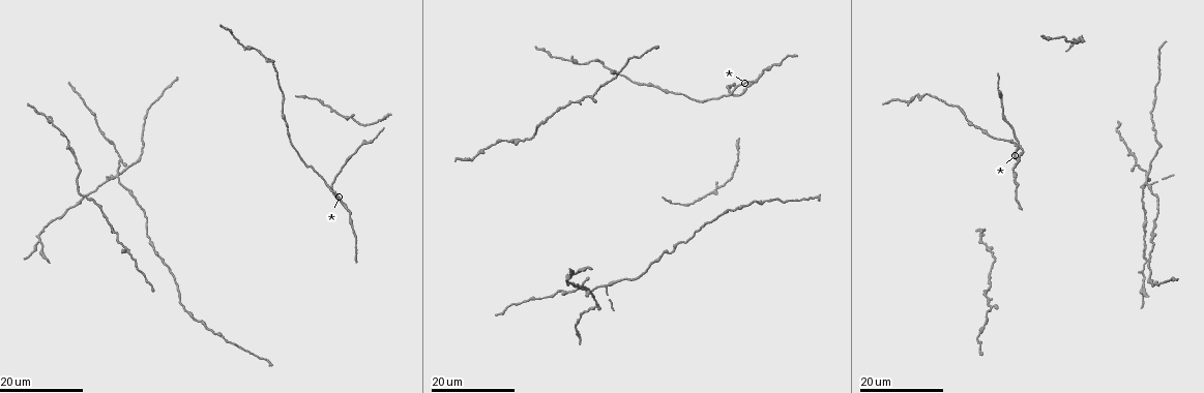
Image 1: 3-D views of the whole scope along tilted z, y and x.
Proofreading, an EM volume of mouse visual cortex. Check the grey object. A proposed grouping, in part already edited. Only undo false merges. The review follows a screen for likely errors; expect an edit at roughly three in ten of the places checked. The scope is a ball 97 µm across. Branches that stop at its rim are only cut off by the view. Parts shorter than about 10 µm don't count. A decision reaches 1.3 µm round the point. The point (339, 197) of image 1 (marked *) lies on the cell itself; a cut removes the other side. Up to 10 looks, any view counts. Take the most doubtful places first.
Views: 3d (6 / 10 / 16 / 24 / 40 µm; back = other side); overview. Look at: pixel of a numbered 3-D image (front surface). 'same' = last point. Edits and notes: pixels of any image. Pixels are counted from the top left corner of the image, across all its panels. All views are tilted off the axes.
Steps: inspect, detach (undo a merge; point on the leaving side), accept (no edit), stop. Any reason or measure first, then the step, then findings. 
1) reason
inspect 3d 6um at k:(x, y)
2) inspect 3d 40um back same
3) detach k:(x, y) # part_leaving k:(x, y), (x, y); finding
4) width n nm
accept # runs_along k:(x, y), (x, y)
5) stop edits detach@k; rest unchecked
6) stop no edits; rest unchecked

looks like a crossing
inspect 3d 24um at 1:(589, 292)

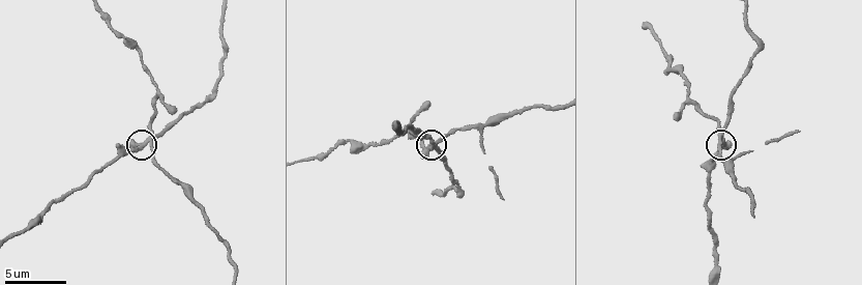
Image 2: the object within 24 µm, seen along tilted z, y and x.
zoom in
inspect 3d 10um at 2:(144, 142)

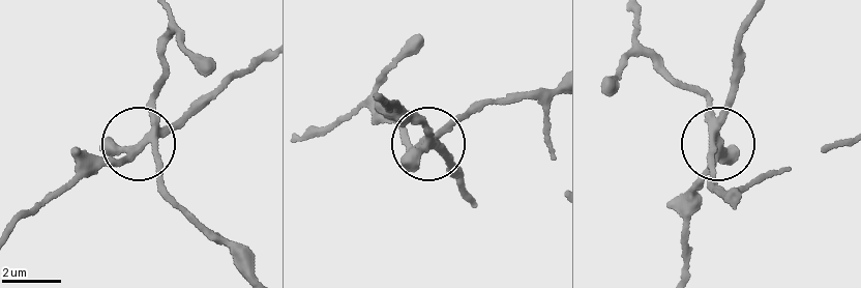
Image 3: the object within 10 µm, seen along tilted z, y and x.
width 290 nm
detach 3:(182, 116) # part_leaving 3:(155, 136), (262, 60); two cells meet here

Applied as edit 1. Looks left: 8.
three arms meet
inspect 3d 24um at 1:(752, 82)

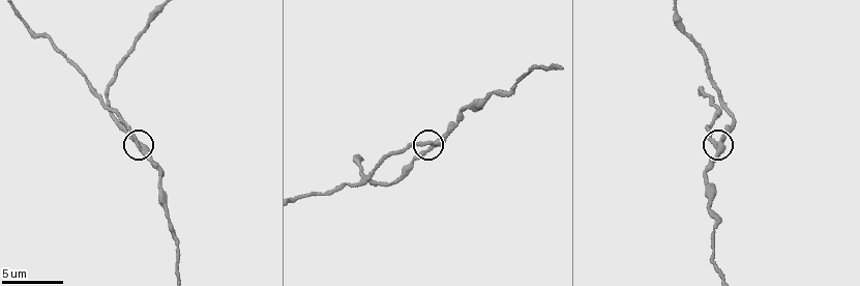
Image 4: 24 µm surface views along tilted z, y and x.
inspect 3d 6um at 4:(720, 141)

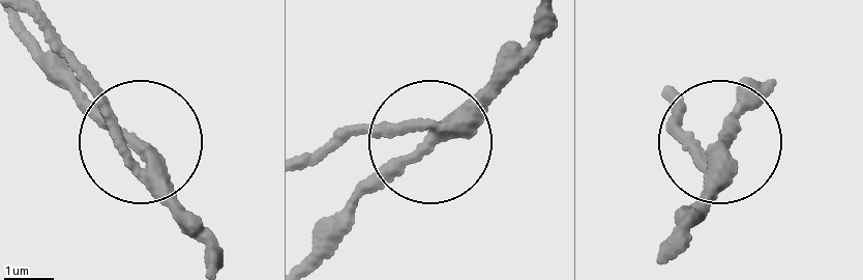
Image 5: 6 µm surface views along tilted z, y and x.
side_arm 128 um
accept # runs_along 5:(82, 71), (136, 144), (43, 73); one cell here

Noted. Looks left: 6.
small branch off a trunk
inspect 3d 16um at 1:(617, 72)

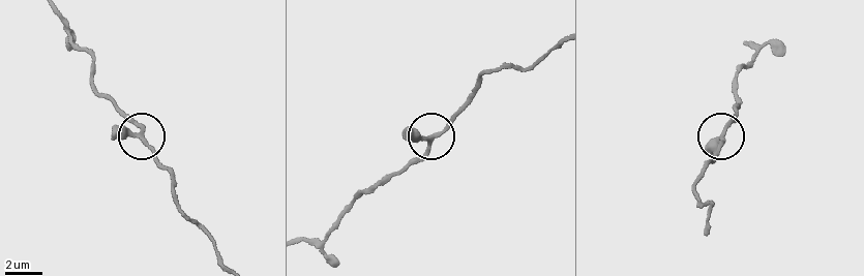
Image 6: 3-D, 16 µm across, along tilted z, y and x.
zoom in
inspect 3d 6um at 6:(724, 134)

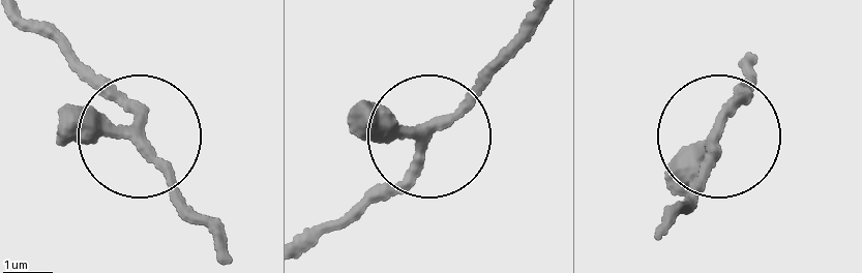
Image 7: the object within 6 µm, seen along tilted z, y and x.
accept # runs_along 7:(313, 232), (410, 164), (524, 43); one cell here

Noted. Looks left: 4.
three arms meet
inspect 3d 10um at 2:(690, 101)

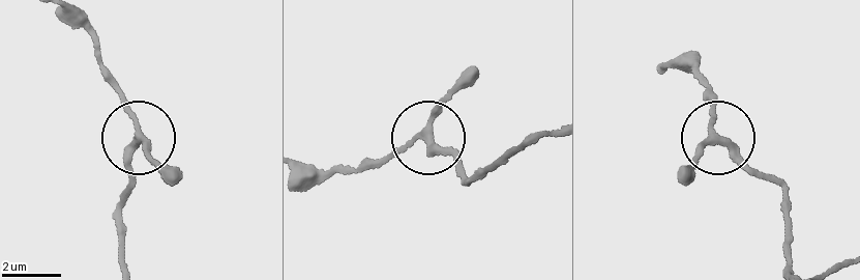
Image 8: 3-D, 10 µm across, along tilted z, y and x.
other side
inspect 3d 10um back at 8:(716, 137)

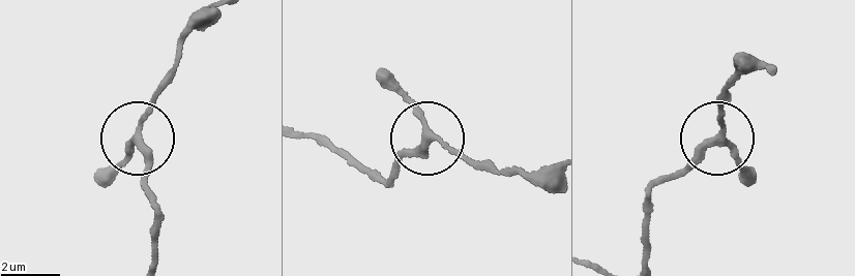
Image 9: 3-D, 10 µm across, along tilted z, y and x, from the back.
width 190 nm
accept # runs_along 9:(643, 266), (648, 197), (711, 147), (723, 93); all the same cell

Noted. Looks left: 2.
calibre changes
inspect 3d 16um at 1:(1001, 90)

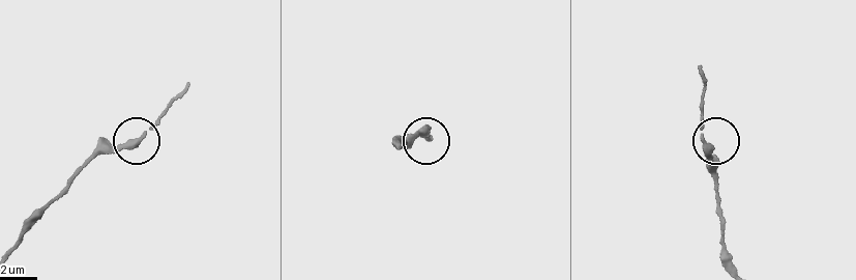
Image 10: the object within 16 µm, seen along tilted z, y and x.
inspect 3d 6um at 10:(423, 129)

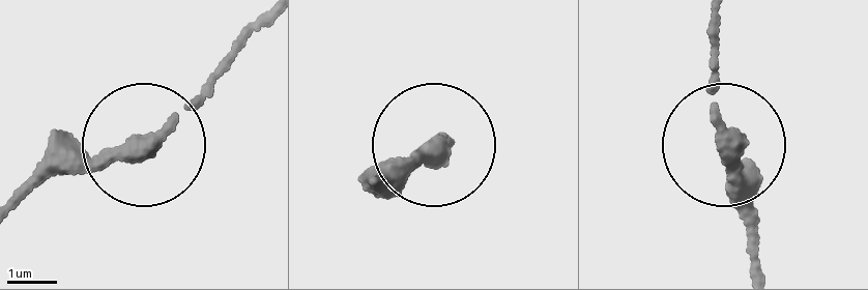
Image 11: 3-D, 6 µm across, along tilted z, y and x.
accept # runs_along 11:(21, 192), (140, 145), (224, 71); one cell here

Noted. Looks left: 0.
stop edits detach@3; rest unchecked

